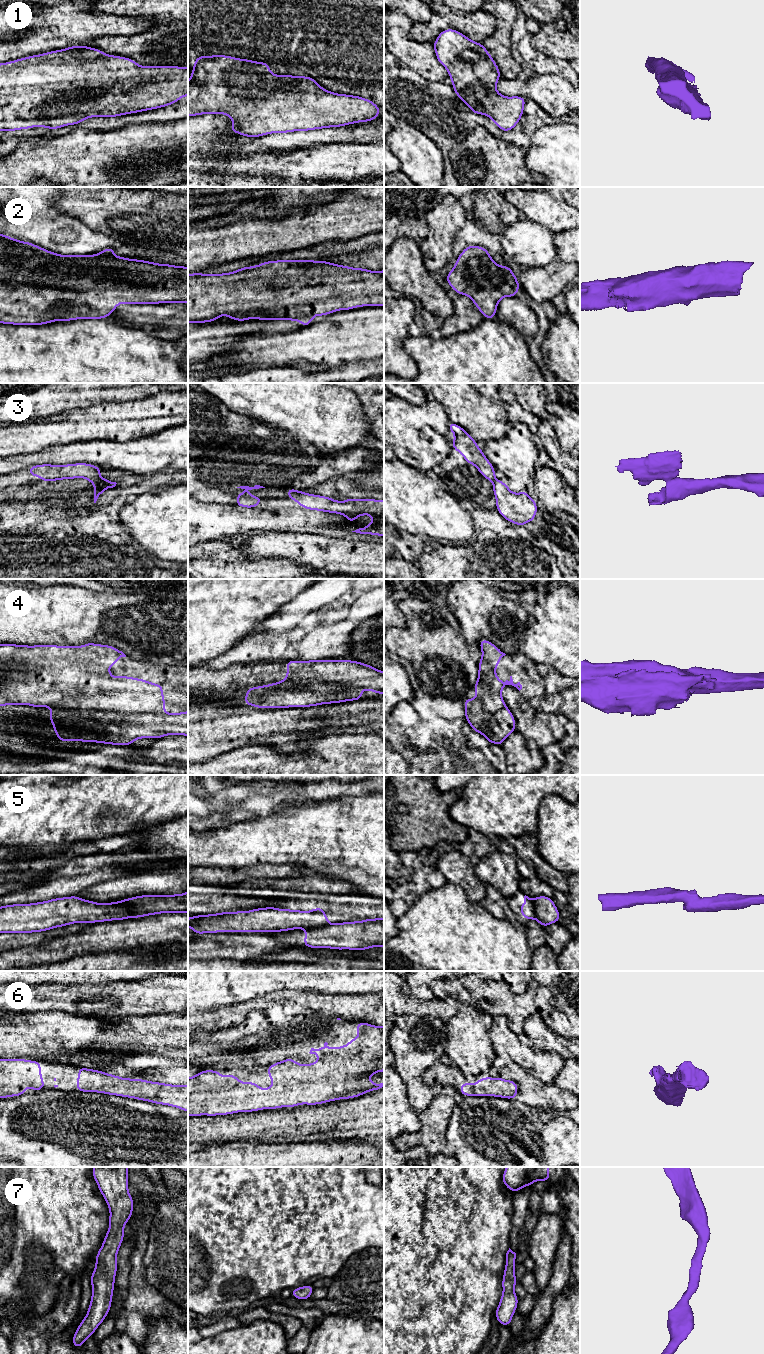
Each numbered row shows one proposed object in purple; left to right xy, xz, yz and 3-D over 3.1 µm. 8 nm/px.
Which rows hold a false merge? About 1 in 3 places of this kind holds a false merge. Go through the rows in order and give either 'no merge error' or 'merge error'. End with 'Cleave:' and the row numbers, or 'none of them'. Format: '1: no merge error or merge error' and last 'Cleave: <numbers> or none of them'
1: no merge error
2: no merge error
3: merge error
4: merge error
5: merge error
6: no merge error
7: no merge error
Cleave: 3, 4, 5

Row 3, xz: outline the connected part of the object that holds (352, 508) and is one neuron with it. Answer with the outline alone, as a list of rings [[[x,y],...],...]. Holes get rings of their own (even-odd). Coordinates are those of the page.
[[[304,491],[293,493],[289,498],[307,510],[344,515],[348,523],[353,523],[362,515],[370,515],[374,518],[371,523],[352,532],[384,537],[384,500],[347,498],[346,501],[338,501]]]

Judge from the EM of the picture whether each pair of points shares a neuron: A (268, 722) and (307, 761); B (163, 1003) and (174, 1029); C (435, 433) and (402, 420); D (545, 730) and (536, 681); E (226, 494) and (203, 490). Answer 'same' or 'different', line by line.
A: different
B: different
C: same
D: different
E: same

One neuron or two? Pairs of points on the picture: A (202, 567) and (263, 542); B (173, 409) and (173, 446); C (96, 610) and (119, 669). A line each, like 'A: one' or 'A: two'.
A: two
B: two
C: two

